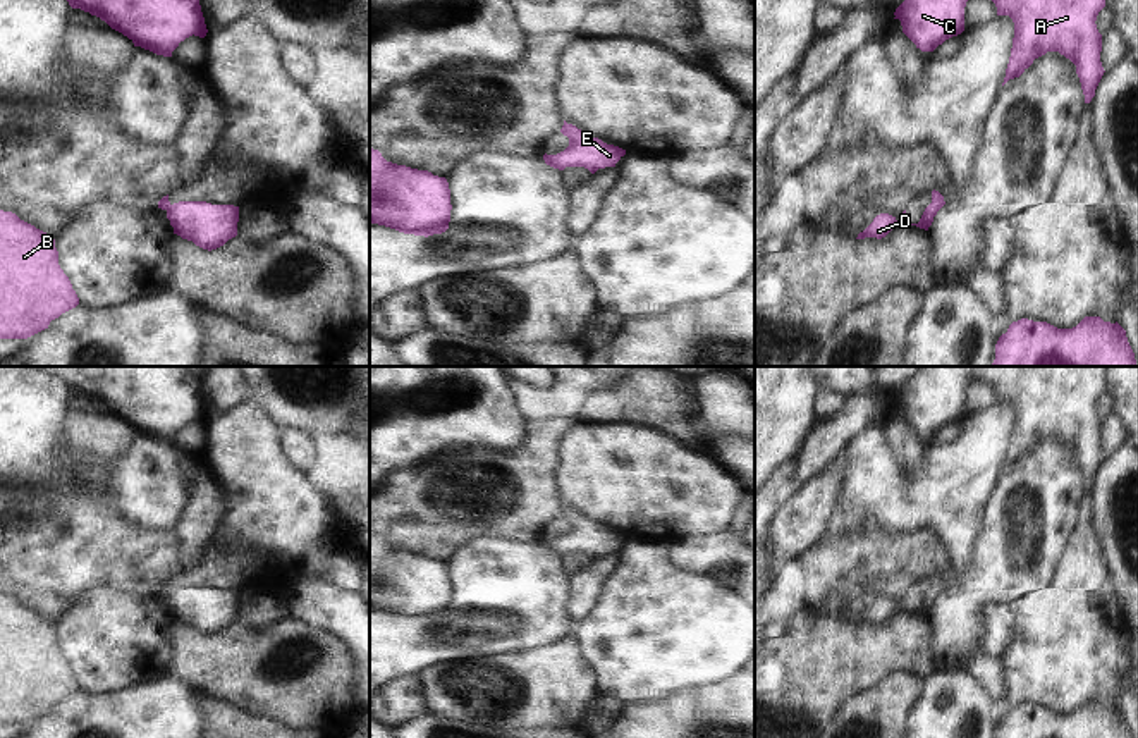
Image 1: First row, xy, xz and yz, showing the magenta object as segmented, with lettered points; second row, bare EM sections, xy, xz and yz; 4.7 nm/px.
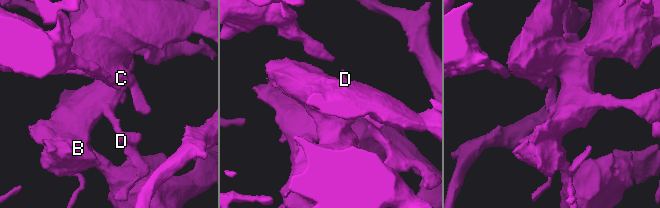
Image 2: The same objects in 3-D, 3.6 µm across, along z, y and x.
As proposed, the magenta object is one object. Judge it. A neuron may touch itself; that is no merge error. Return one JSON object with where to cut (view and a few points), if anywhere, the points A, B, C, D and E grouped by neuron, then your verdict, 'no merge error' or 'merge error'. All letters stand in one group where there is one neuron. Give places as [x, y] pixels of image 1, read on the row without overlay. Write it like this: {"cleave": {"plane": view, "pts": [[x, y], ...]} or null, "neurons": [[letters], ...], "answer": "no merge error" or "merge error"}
{"cleave": null, "neurons": [["A", "B", "C", "D", "E"]], "answer": "no merge error"}

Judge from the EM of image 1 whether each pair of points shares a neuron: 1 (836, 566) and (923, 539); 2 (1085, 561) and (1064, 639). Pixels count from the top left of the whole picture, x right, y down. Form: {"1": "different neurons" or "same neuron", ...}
{"1": "same neuron", "2": "same neuron"}

